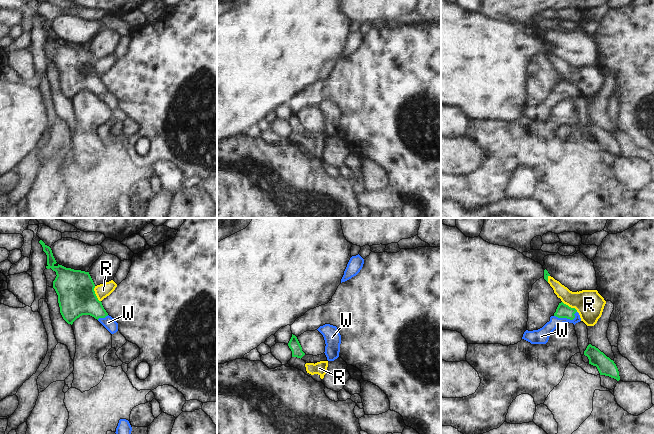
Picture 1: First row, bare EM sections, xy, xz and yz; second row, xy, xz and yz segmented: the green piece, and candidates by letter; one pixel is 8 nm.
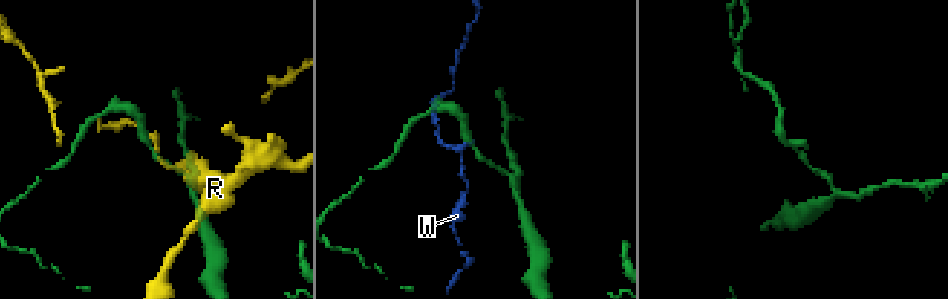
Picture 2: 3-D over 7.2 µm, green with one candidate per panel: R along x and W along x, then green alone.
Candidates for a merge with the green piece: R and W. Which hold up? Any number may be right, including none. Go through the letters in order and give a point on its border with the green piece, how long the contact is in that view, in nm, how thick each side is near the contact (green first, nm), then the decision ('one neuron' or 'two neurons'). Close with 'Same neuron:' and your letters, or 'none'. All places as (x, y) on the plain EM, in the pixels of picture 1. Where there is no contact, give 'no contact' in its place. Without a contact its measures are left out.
R: xy (95, 70) | 140 nm | 300/110 nm | two neurons
W: yz (567, 94) | 190 nm | 110/120 nm | one neuron
Same neuron: W

